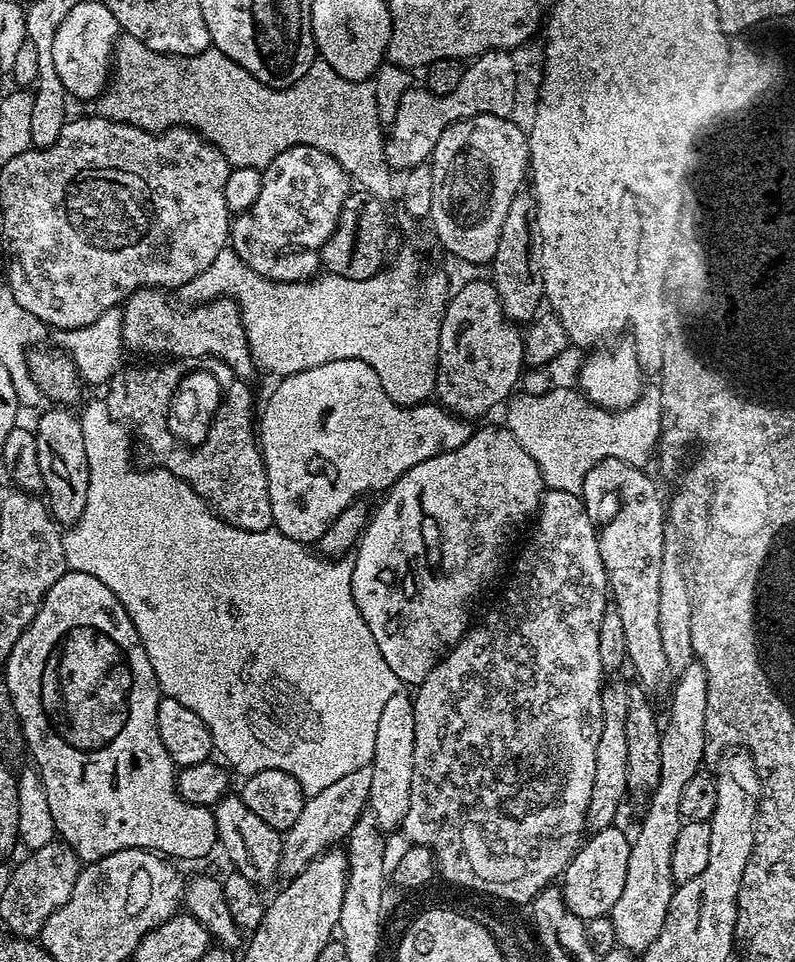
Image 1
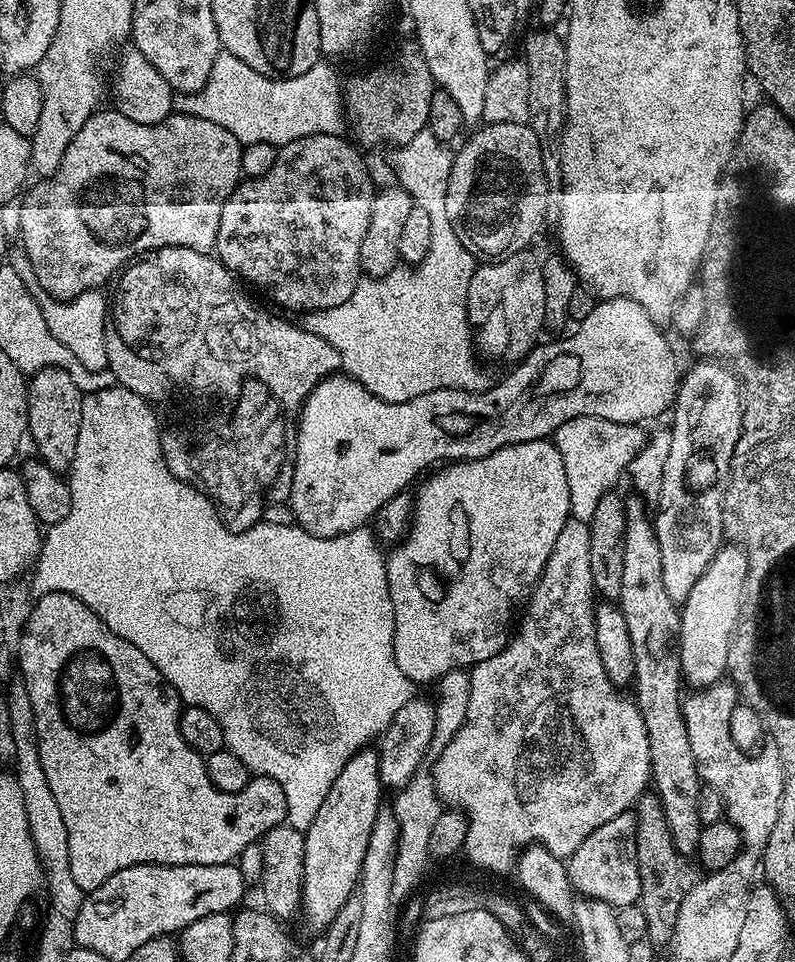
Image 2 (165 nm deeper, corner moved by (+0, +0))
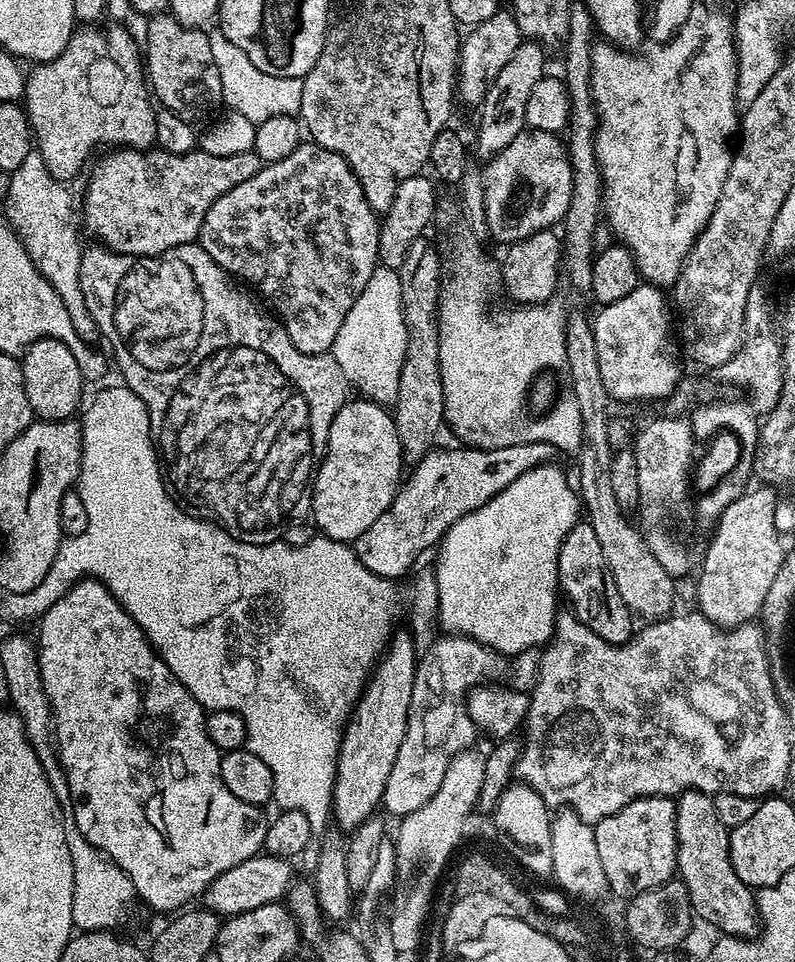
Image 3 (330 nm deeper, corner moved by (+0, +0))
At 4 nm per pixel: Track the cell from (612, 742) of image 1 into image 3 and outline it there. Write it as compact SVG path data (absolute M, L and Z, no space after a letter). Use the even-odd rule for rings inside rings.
M577 522L570 534L566 534L562 550L558 554L558 578L559 591L568 595L567 607L583 624L590 626L598 638L608 644L625 644L632 639L634 617L626 602L622 602L618 586L614 586L614 574L610 574L610 566L606 566L606 557L598 543L598 534L594 534L594 526L587 522Z

